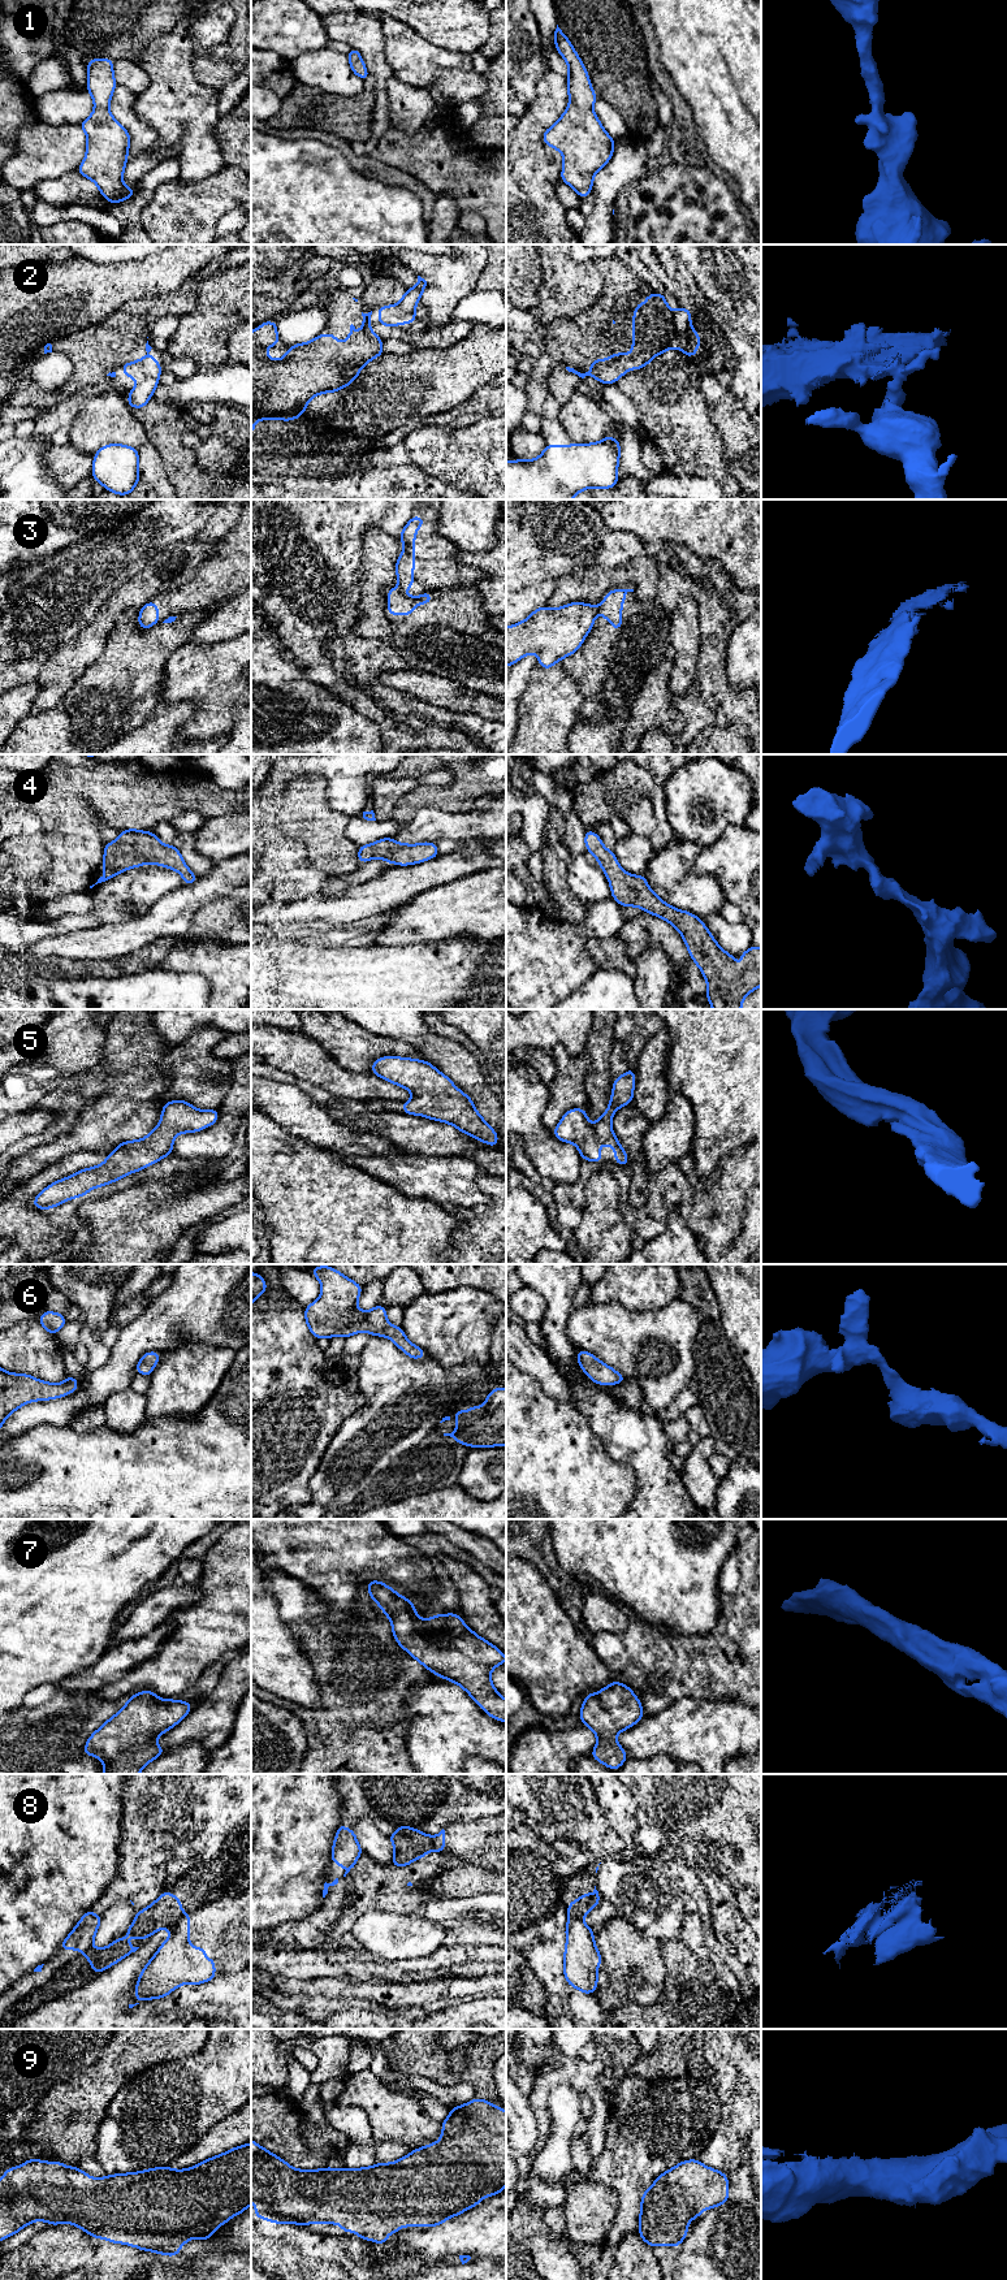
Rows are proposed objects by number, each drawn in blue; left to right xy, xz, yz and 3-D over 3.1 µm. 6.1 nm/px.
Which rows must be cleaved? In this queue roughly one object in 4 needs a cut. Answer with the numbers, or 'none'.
2, 3, 8

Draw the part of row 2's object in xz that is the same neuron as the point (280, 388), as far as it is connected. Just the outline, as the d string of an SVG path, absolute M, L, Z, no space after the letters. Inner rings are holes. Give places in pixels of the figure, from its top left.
M363 316L360 334L355 333L351 324L349 337L342 345L333 332L320 334L306 343L293 345L282 359L267 358L267 347L281 342L276 321L263 321L251 332L251 434L255 431L255 420L291 421L303 415L311 398L347 388L360 375L362 367L384 354L383 339L369 325L369 320Z

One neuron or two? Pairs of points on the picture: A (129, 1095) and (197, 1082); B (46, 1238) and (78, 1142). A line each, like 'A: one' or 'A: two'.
A: two
B: two

